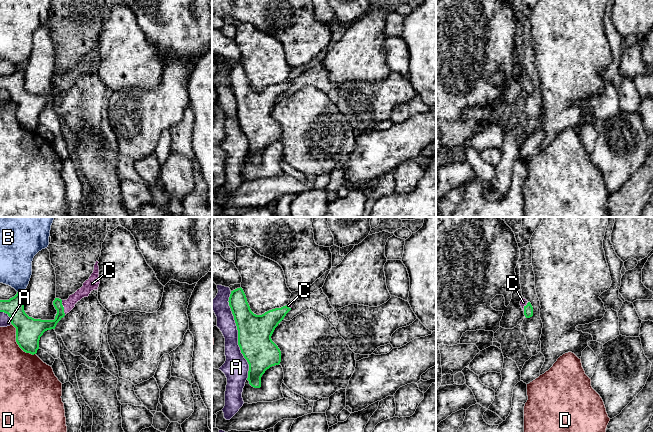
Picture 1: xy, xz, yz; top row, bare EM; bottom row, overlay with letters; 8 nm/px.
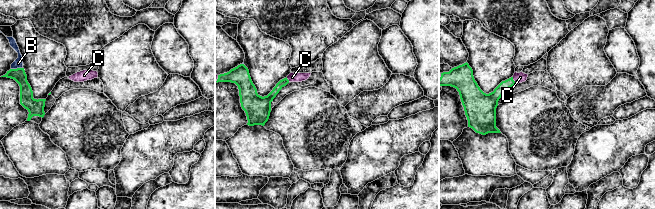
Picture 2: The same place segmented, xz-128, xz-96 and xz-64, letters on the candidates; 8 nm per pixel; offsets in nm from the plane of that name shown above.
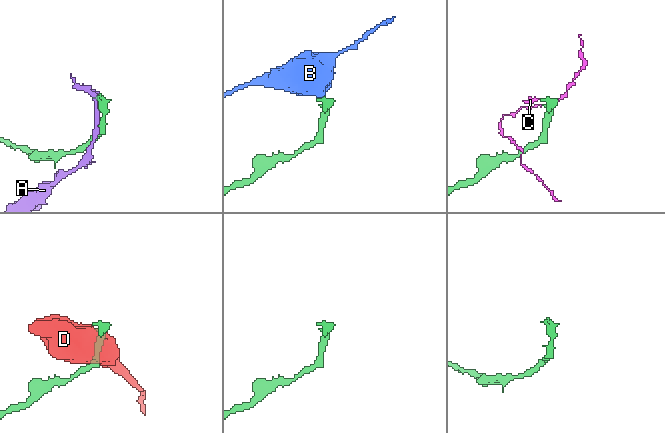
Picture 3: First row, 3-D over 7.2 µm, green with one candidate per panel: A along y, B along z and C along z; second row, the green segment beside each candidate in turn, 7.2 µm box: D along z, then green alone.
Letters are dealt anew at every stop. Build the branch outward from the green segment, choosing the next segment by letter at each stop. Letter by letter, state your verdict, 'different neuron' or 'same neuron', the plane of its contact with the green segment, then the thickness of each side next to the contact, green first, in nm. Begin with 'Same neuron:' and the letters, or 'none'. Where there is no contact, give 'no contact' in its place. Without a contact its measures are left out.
Same neuron: C
A: different neuron | xz | 280/190 nm
B: different neuron | xy | 160/260 nm
C: same neuron | xy | 120/90 nm
D: different neuron | xy | 200/340 nm

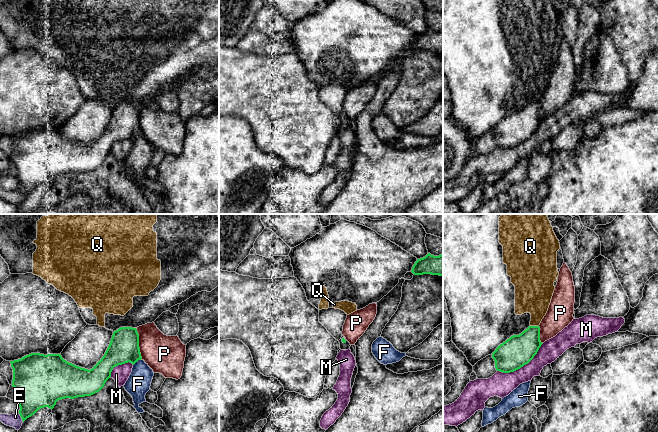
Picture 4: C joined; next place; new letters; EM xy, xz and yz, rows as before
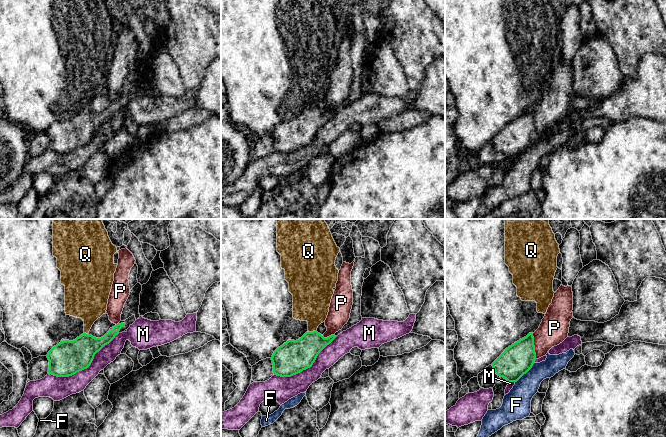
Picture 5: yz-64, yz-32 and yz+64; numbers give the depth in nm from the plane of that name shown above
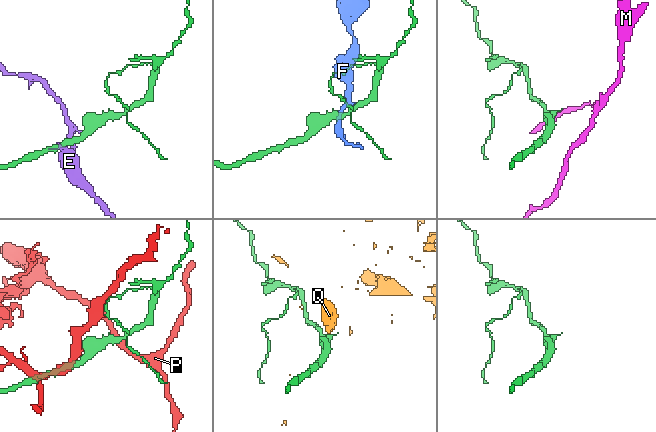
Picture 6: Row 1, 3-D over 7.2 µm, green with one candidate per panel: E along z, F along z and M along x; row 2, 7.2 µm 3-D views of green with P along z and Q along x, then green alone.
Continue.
Same neuron: none
E: different neuron | xy | 300/110 nm
F: different neuron | xy | 240/190 nm
M: different neuron | yz | 260/190 nm
P: different neuron | xy | 240/300 nm
Q: different neuron | yz | 260/300 nm

